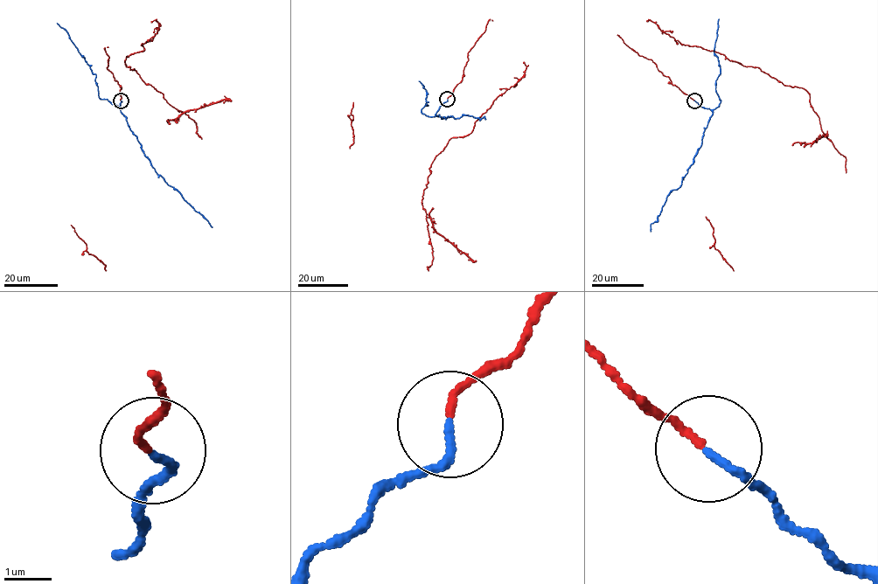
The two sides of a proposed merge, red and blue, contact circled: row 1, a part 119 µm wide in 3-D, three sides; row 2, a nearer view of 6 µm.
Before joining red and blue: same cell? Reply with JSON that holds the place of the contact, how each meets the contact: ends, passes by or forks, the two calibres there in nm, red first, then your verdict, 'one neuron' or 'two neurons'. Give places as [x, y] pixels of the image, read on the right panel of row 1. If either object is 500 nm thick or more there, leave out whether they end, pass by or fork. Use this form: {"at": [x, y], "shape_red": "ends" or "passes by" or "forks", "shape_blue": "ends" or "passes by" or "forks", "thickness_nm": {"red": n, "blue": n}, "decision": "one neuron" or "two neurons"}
{"at": [694, 100], "shape_red": "ends", "shape_blue": "ends", "thickness_nm": {"red": 130, "blue": 150}, "decision": "one neuron"}

